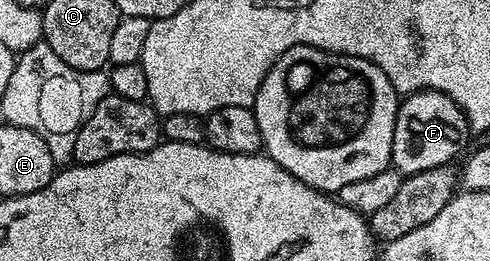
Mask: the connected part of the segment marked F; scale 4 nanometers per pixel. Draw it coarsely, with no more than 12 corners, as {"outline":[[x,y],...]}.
{"outline":[[446,94],[405,95],[391,167],[406,177],[465,151],[468,120]]}

